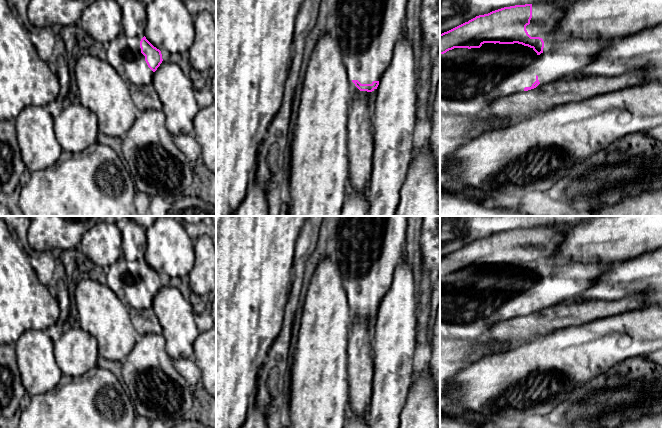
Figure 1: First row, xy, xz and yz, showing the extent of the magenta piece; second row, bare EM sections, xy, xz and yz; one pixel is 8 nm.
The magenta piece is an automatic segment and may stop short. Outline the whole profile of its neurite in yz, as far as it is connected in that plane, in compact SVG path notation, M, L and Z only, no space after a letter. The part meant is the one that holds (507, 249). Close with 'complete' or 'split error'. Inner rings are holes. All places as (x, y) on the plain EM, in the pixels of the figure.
M540 226L504 231L479 239L447 256L440 258L440 278L454 272L480 272L484 267L522 268L532 272L537 279L543 277L544 263L552 262L560 243L564 240L566 226Z; split error

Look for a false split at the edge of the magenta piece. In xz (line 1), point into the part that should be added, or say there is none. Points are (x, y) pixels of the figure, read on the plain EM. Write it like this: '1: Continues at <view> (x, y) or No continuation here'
1: No continuation here

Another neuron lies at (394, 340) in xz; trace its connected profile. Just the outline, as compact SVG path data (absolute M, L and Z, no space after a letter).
M403 256L393 282L377 311L373 335L373 380L370 406L365 415L368 428L399 428L414 377L413 355L417 345L417 305L415 279L411 266Z

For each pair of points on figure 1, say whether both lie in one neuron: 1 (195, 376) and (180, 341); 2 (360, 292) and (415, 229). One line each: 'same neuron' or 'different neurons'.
1: different neurons
2: different neurons

